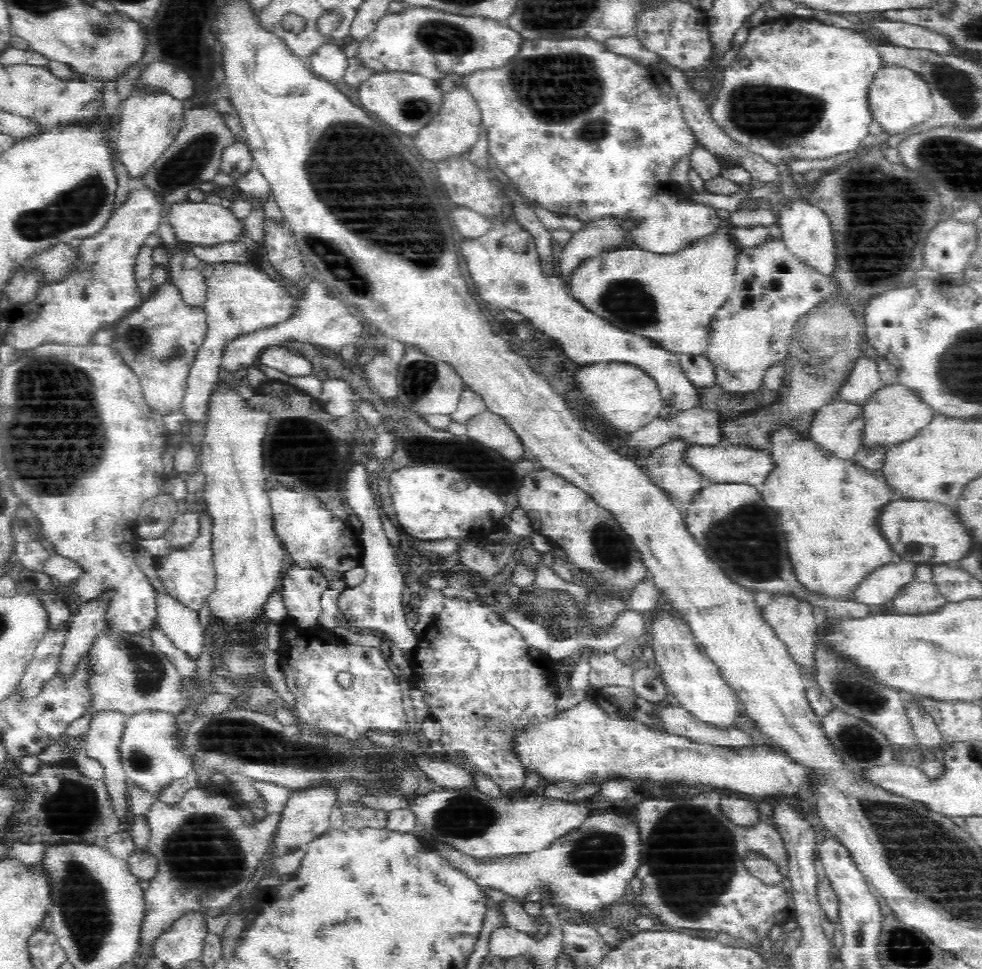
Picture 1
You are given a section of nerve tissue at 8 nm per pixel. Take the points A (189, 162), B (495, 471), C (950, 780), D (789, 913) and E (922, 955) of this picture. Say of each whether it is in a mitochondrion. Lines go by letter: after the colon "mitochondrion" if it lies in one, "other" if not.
A: mitochondrion
B: mitochondrion
C: other
D: other
E: other

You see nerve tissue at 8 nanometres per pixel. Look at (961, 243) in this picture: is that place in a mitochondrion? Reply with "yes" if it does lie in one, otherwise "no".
no

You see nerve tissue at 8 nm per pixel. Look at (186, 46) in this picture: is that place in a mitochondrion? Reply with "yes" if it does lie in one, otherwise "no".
no

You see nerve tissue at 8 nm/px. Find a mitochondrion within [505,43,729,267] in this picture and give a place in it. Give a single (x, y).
(560, 87)

